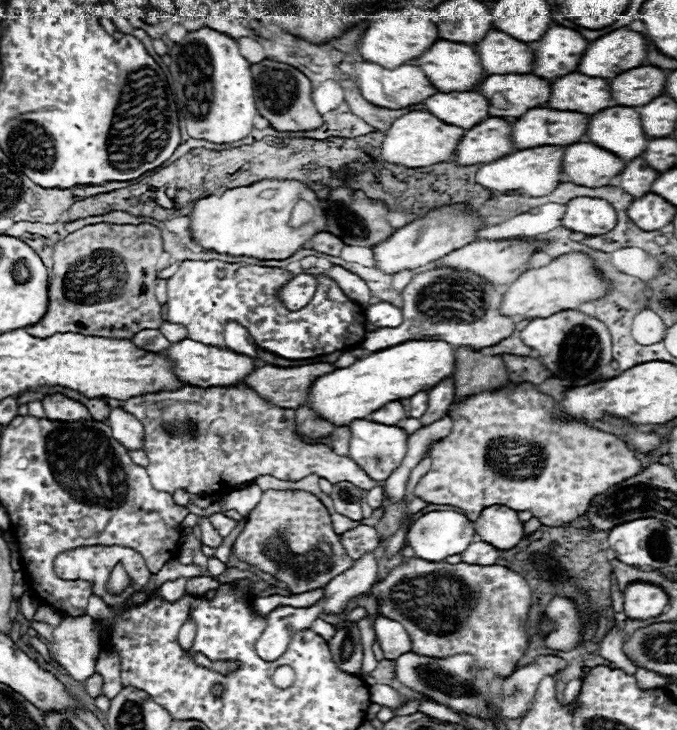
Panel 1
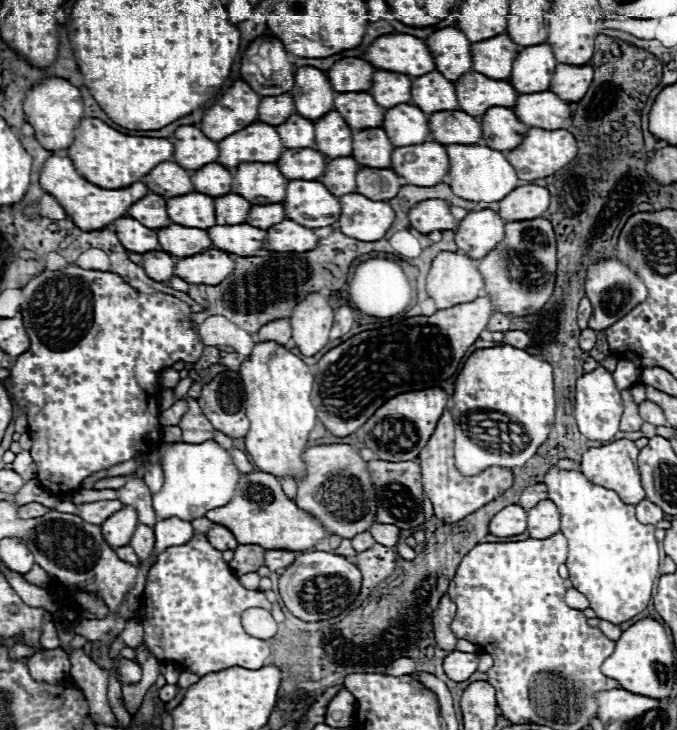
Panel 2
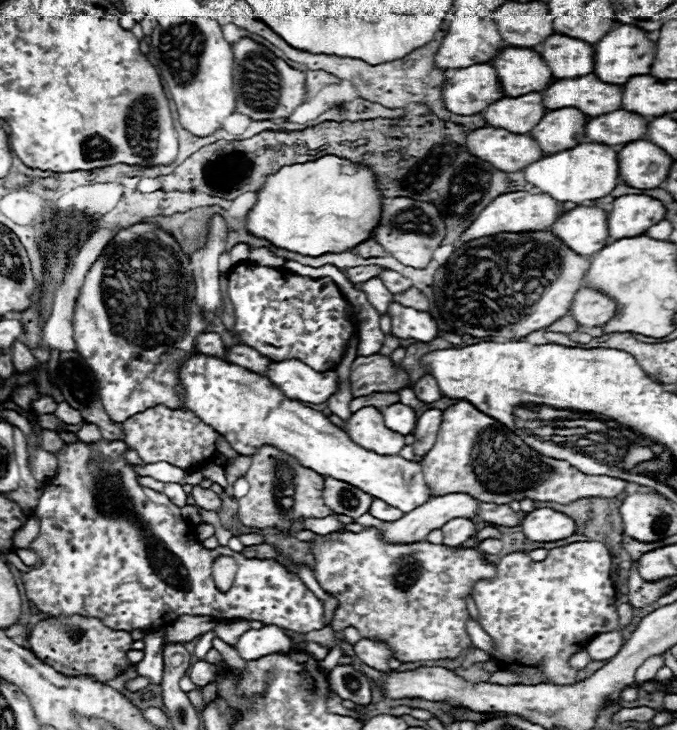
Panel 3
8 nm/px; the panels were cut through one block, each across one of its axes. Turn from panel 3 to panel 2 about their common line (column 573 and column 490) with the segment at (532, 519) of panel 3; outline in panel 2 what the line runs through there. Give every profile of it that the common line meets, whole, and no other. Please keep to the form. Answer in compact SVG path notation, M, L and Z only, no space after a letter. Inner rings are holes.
M510 504L502 508L490 522L488 534L492 536L518 536L526 530L526 510L518 504Z

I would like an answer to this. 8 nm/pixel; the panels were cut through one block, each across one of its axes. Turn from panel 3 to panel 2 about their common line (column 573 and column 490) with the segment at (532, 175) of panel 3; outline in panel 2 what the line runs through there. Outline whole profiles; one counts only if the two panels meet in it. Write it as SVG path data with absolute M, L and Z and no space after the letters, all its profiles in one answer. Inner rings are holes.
M448 144L446 146L448 160L450 160L450 188L456 196L472 202L500 202L508 192L518 186L516 170L510 166L506 156L500 150L492 150L488 146L478 144Z

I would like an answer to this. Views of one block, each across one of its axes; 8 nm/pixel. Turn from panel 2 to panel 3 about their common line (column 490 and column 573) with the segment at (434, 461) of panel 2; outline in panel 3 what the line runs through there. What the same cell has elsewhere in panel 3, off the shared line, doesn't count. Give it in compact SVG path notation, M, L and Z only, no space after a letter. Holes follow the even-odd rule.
M460 400L444 410L436 444L420 460L432 494L466 492L482 502L510 504L512 500L540 500L570 504L580 498L614 498L628 490L628 482L610 476L588 476L564 460L554 460L530 450L512 430Z

